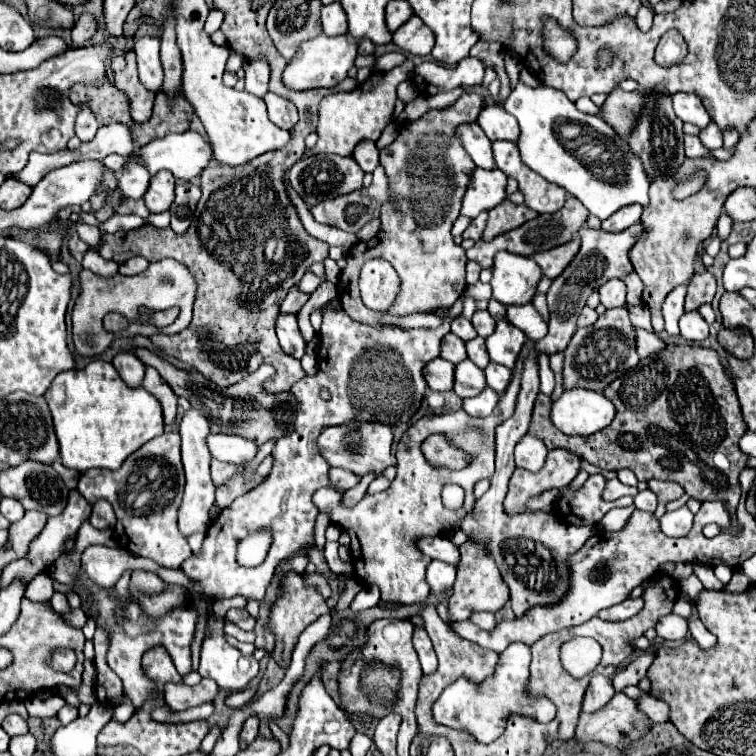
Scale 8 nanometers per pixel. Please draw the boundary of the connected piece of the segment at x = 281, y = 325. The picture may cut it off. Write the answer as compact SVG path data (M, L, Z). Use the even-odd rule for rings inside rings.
M280 314L276 320L276 334L286 354L299 359L299 353L305 352L306 343L301 333L298 332L296 314Z

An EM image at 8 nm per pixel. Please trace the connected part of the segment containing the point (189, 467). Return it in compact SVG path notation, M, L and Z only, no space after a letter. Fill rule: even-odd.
M186 410L180 420L180 436L182 436L182 464L186 472L186 490L182 504L178 508L178 528L184 536L194 532L206 532L210 526L208 510L214 502L214 484L210 478L210 450L206 446L206 438L210 436L210 422L198 410Z

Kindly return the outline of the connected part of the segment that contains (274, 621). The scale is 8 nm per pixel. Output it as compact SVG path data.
M290 576L290 588L286 588L286 596L282 596L282 600L276 600L272 614L270 614L270 630L276 634L276 646L272 652L272 658L276 660L276 664L288 668L292 660L292 650L302 630L328 612L330 608L322 604L322 600L318 600L318 592L306 592L306 586L302 584L302 576Z

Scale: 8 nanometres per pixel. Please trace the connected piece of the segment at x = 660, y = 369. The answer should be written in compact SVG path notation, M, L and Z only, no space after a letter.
M668 344L662 352L640 360L634 368L618 376L604 390L604 394L616 406L616 418L614 424L610 424L610 428L604 428L602 432L596 432L594 436L588 438L562 434L550 420L550 408L552 408L550 396L540 394L536 398L528 434L534 434L540 440L544 440L546 448L570 450L602 470L616 472L628 468L636 474L638 480L658 478L658 480L678 482L688 496L700 502L718 498L728 506L730 514L734 514L734 508L738 506L740 500L738 474L744 470L748 462L748 456L742 454L738 448L738 440L746 432L746 424L740 414L740 404L736 400L734 384L726 374L726 368L720 364L720 356L714 350L704 346Z

